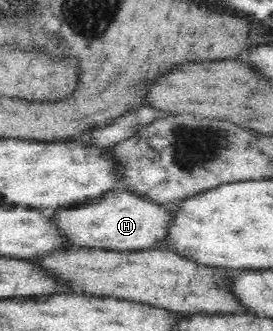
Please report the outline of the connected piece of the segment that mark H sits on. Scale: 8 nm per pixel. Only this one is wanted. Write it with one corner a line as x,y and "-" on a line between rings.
123,188
101,195
101,198
89,199
89,202
53,212
70,245
113,251
165,249
163,243
167,241
171,223
175,221
175,214
171,214
169,204
157,203
147,196

